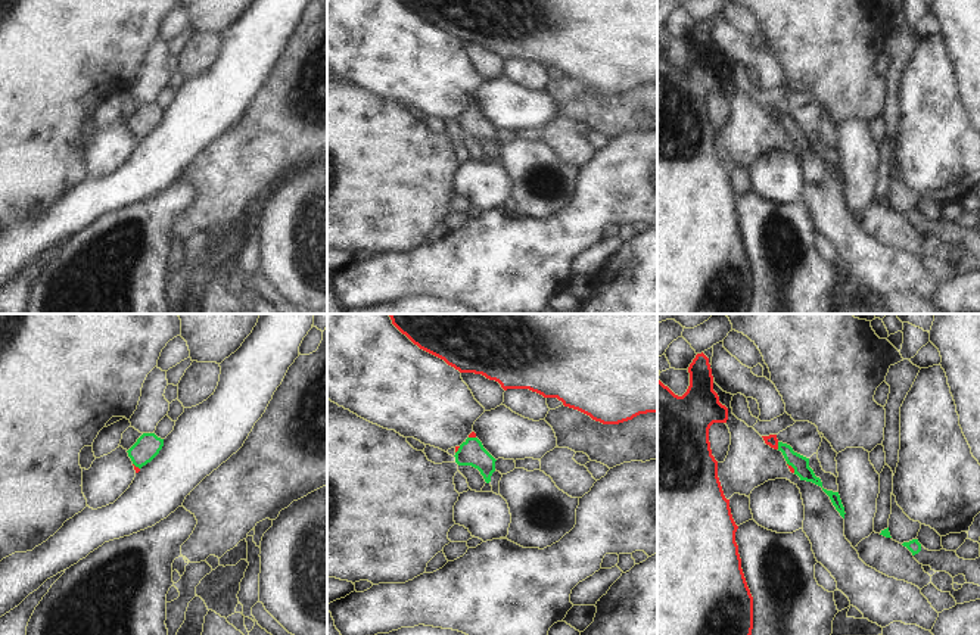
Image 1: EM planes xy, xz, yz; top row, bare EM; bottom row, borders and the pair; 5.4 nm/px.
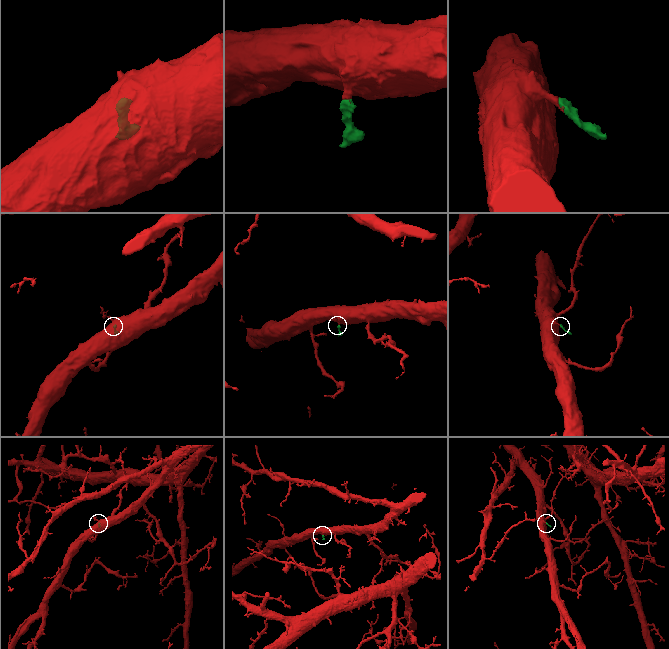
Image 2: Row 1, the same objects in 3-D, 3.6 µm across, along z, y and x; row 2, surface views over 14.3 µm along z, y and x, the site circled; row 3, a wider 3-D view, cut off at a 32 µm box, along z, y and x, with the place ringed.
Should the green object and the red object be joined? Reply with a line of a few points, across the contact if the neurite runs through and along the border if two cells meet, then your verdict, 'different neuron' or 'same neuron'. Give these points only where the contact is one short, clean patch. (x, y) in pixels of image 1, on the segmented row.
yz (800, 464), (778, 445), (771, 439) | same neuron

